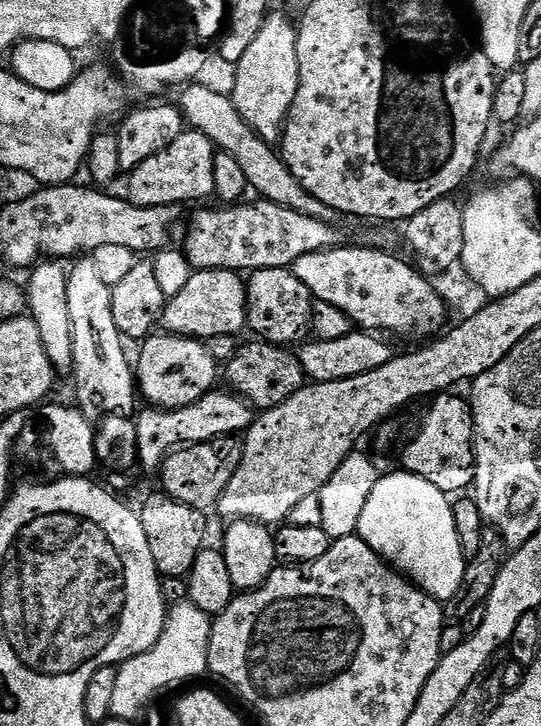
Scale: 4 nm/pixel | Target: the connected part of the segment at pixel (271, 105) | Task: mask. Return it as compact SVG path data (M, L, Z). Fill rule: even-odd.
M269 11L266 22L262 22L262 30L258 30L254 42L250 42L246 54L242 54L236 64L237 77L231 94L234 106L238 106L238 114L242 114L249 126L269 142L279 141L300 81L297 25L287 16L289 13L284 12Z

